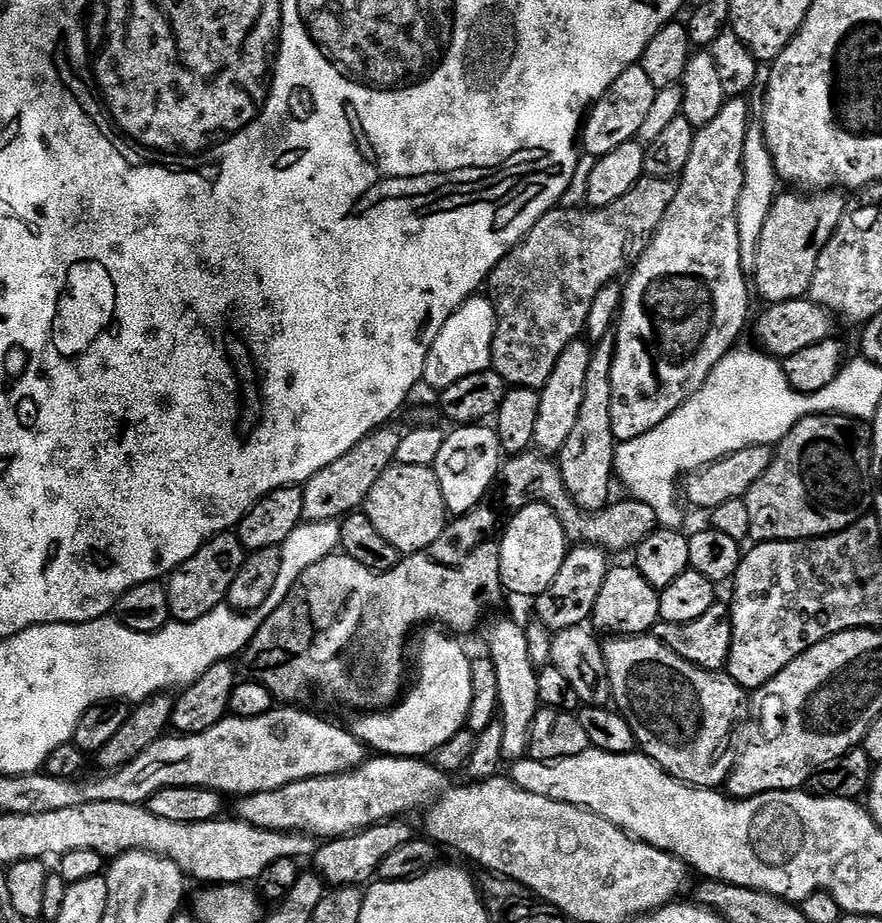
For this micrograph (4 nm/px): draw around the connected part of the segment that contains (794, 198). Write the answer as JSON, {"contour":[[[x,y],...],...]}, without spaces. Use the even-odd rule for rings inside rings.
{"contour":[[[796,190],[784,191],[773,200],[766,214],[766,222],[758,238],[757,260],[752,272],[755,295],[757,292],[764,299],[765,305],[803,300],[807,297],[814,282],[818,254],[822,254],[834,230],[838,230],[838,222],[842,222],[846,211],[846,196],[840,190],[811,194],[801,194]]]}

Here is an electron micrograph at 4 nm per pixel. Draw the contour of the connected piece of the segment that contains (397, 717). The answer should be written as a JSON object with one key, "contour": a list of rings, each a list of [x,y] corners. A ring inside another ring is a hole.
{"contour":[[[428,630],[420,644],[420,653],[416,656],[416,681],[403,693],[402,699],[387,710],[377,710],[360,714],[350,730],[365,748],[376,754],[399,756],[401,758],[428,758],[435,754],[454,734],[465,731],[470,714],[470,670],[473,657],[464,653],[464,648],[444,630]]]}

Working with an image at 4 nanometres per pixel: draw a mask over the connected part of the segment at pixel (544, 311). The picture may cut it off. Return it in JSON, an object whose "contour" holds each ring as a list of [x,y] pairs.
{"contour":[[[645,175],[633,188],[626,190],[618,202],[610,202],[610,206],[605,208],[551,208],[534,222],[531,230],[510,249],[502,262],[494,266],[486,281],[486,295],[496,311],[491,367],[505,384],[537,390],[544,387],[550,374],[554,374],[562,350],[585,335],[590,306],[594,306],[598,290],[619,281],[619,276],[623,277],[648,249],[670,202],[674,202],[676,185],[675,179],[663,180]]]}

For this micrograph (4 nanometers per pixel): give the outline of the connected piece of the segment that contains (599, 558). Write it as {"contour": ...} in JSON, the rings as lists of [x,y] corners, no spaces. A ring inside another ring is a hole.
{"contour":[[[589,544],[573,547],[562,562],[562,570],[558,570],[558,578],[550,582],[543,594],[535,597],[535,619],[542,621],[554,634],[570,630],[570,626],[587,625],[592,618],[594,602],[598,602],[598,593],[602,591],[602,582],[606,582],[606,574],[610,567],[608,560],[609,553],[602,548],[595,548]]]}

